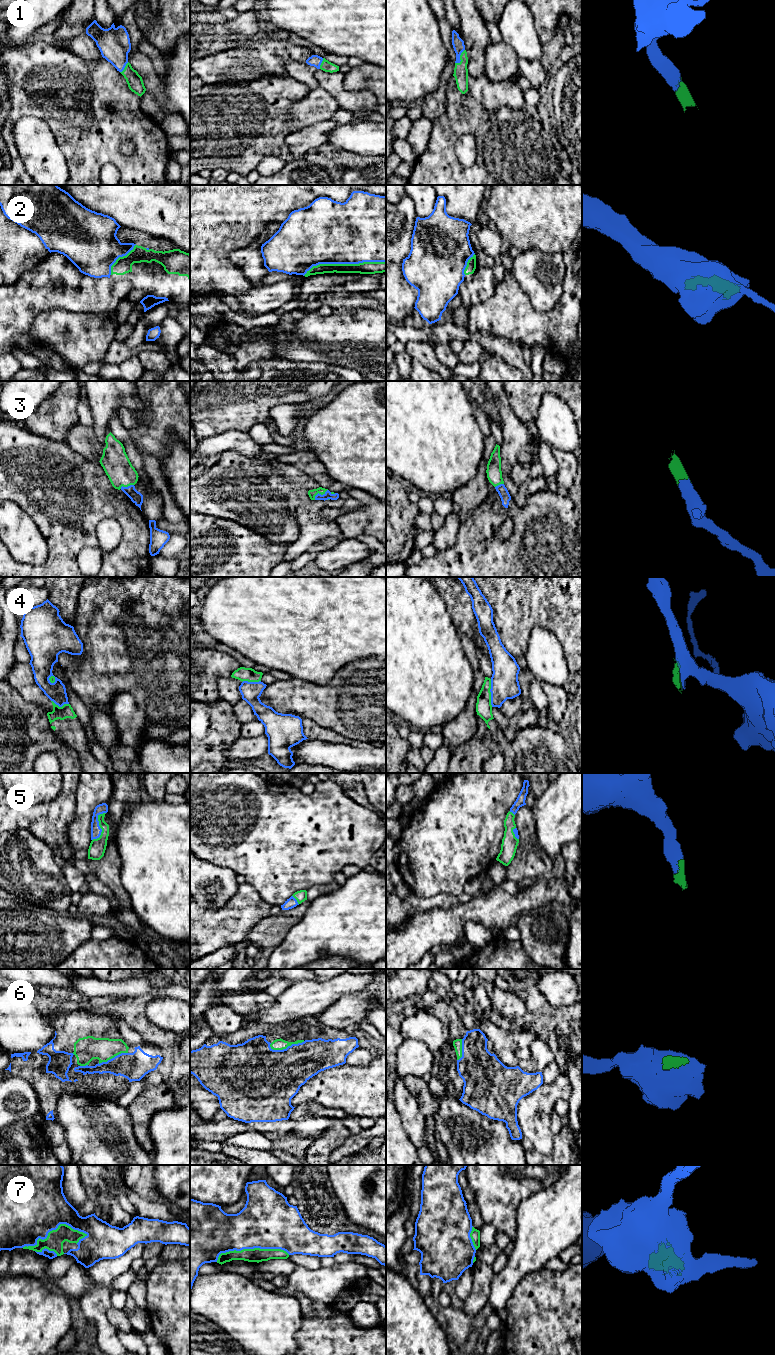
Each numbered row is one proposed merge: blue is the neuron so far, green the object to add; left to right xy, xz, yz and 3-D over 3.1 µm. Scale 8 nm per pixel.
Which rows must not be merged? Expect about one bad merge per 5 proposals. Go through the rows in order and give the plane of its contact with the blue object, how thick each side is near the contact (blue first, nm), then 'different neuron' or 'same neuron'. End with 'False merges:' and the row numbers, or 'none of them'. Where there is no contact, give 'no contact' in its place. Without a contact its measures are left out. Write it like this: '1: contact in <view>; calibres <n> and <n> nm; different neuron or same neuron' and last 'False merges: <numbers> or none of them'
1: contact in yz; calibres 100 and 110 nm; same neuron
2: contact in xz; calibres 500 and 100 nm; same neuron
3: contact in xz; calibres 60 and 60 nm; same neuron
4: contact in yz; calibres 220 and 130 nm; different neuron
5: contact in xy; calibres 80 and 130 nm; same neuron
6: contact in xz; calibres 420 and 100 nm; same neuron
7: contact in xy; calibres 500 and 140 nm; same neuron
False merges: 4

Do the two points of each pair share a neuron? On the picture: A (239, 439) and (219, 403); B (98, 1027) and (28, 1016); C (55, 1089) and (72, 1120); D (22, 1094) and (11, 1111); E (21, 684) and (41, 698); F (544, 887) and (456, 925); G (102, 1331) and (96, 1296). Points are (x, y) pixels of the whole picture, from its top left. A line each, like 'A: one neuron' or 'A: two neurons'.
A: two neurons
B: two neurons
C: two neurons
D: one neuron
E: one neuron
F: one neuron
G: one neuron

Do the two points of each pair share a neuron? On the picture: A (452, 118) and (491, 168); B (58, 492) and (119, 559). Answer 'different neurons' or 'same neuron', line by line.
A: same neuron
B: same neuron

